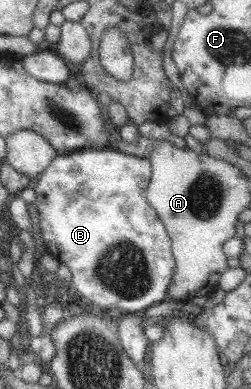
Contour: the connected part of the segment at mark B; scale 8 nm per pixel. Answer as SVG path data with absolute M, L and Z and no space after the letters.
M111 145L107 147L79 148L68 153L58 153L50 160L48 167L44 168L30 184L30 187L36 193L34 207L38 211L38 227L45 251L59 263L66 265L72 275L69 281L70 289L76 291L86 301L96 303L96 309L106 307L106 309L120 309L124 313L134 313L138 309L146 309L146 307L159 304L166 297L168 285L175 268L175 261L171 253L171 243L165 227L145 198L145 189L149 183L150 176L151 167L148 160L120 153L120 151L113 149Z

